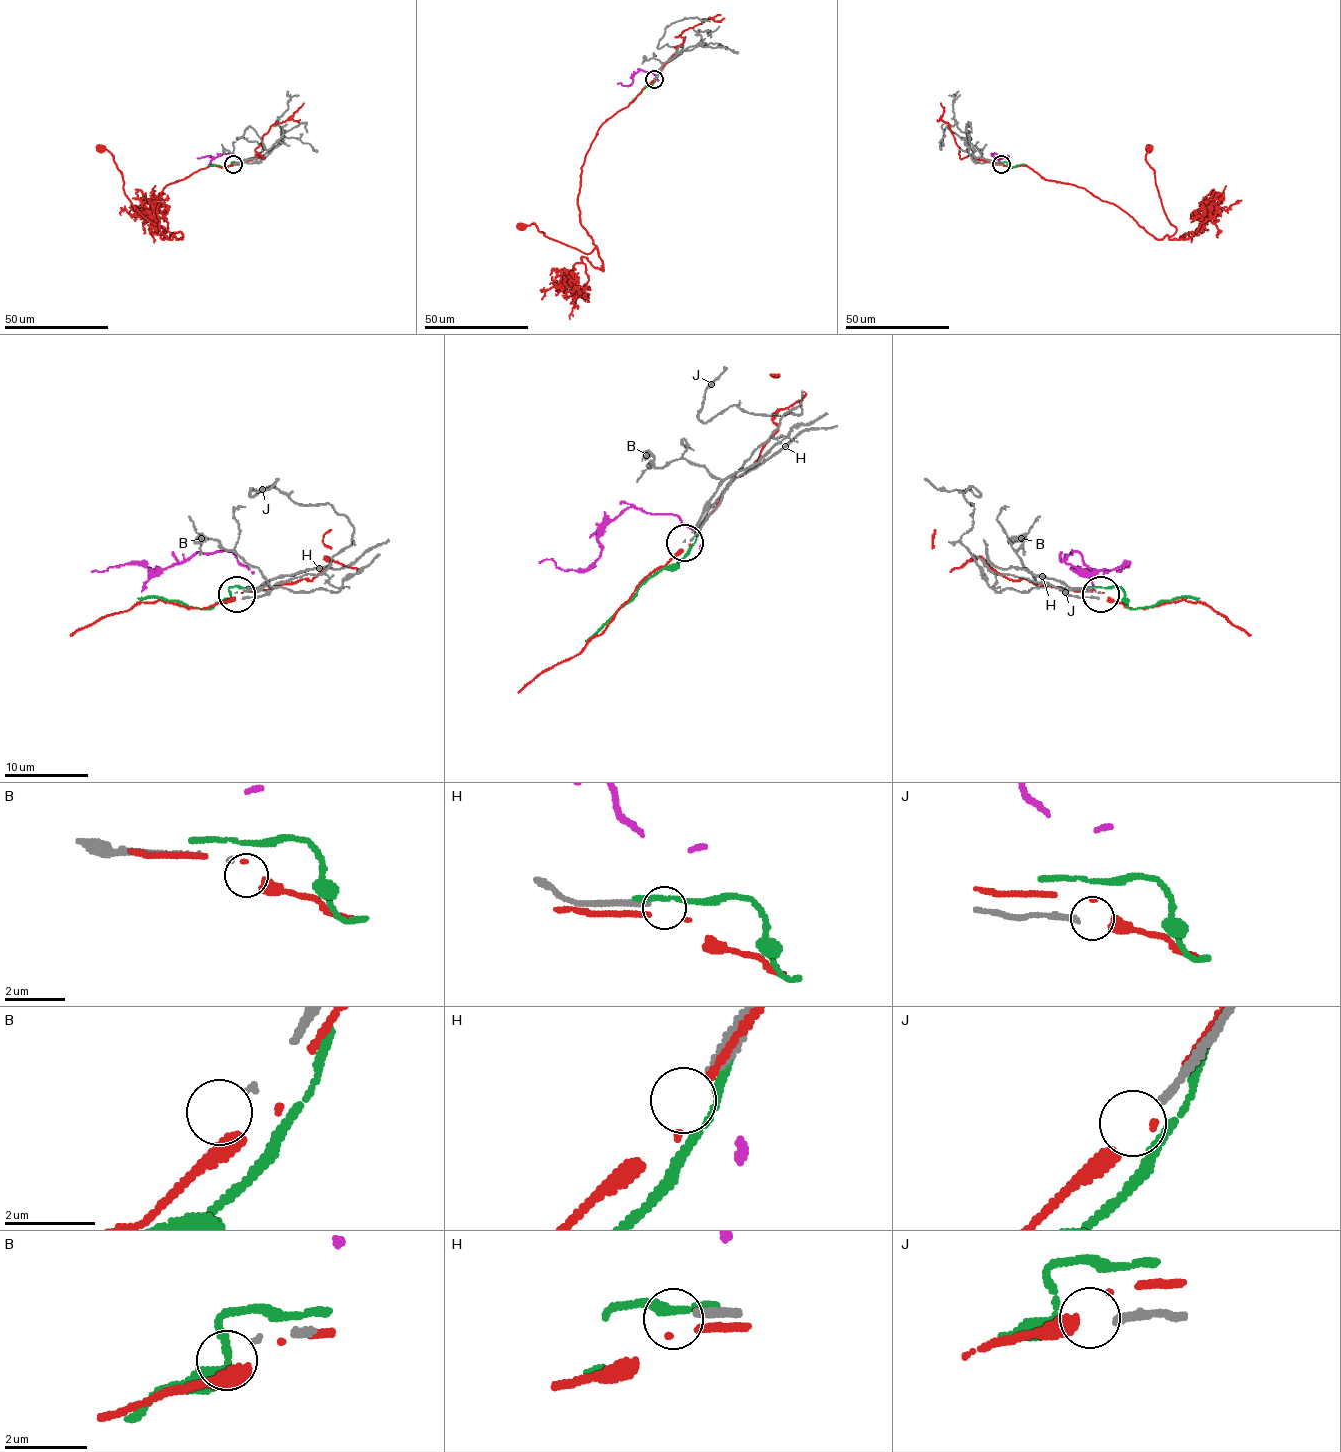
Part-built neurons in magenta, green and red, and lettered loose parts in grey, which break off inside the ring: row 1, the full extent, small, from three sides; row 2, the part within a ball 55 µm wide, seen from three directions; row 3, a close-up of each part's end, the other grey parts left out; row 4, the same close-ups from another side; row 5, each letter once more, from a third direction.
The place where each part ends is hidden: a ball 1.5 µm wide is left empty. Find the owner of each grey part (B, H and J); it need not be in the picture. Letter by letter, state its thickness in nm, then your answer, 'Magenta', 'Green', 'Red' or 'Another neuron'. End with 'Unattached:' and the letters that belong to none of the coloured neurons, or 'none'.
B: Thickness 70 nm. Another neuron
H: Thickness 240 nm. Another neuron
J: Thickness 150 nm. Another neuron
Unattached: B, H, J

